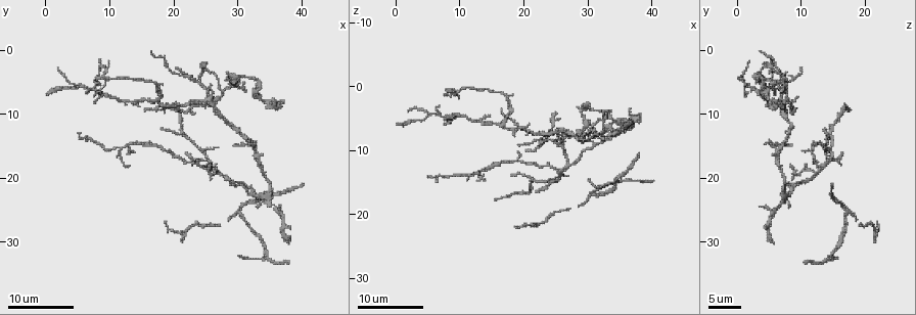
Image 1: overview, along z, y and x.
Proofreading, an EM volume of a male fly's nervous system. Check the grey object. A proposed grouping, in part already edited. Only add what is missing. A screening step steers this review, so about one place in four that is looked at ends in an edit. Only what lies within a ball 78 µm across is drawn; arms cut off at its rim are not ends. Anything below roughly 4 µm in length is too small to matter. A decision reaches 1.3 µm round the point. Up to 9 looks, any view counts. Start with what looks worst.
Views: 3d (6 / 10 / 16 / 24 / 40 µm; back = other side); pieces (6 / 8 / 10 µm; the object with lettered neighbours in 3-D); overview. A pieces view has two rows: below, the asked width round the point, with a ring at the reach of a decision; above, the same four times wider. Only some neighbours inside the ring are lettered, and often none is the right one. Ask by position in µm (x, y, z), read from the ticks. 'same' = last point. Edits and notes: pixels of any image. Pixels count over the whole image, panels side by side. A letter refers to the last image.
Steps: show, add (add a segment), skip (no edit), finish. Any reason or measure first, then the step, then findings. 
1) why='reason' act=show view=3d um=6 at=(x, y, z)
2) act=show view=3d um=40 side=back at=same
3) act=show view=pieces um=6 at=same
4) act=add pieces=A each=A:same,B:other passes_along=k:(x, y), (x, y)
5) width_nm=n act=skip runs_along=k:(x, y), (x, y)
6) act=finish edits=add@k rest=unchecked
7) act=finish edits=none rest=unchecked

why='free end' act=show view=3d um=24 at=(0.0, 7.0, 6.0)

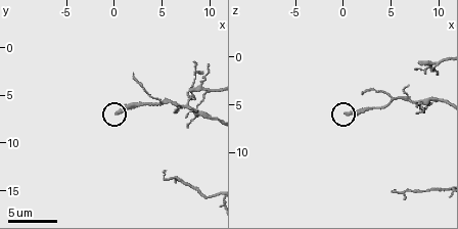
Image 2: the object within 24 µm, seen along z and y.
act=show view=3d um=6 at=(0.4, 7.0, 5.8)

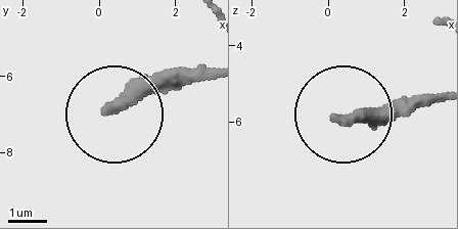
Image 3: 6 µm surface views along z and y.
why='see the neighbours' act=show view=pieces um=6 at=(0.35, 6.85, 5.95)

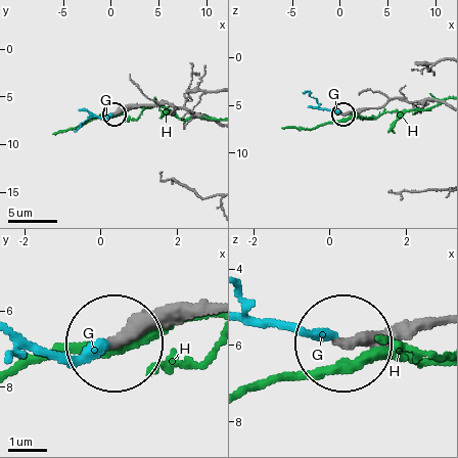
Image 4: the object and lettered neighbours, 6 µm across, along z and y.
act=add pieces=G each=G:same,H:other passes_along=4:(439, 316), (325, 335), (276, 323), (246, 296) found='it goes on there'

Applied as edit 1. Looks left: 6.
why='redraw' act=show view=overview

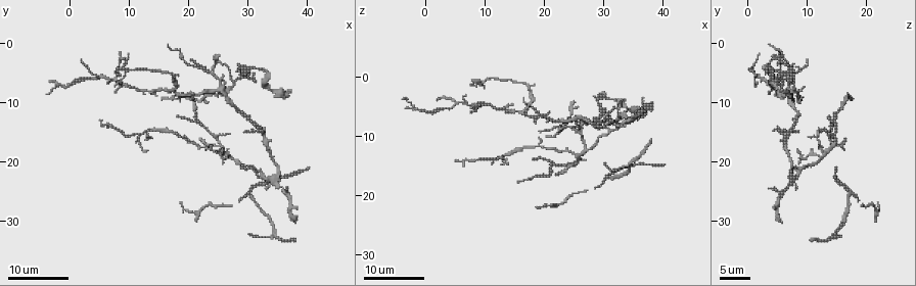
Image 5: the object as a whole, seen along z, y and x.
why='free end' act=show view=3d um=24 at=(22.5, 16.0, 16.5)

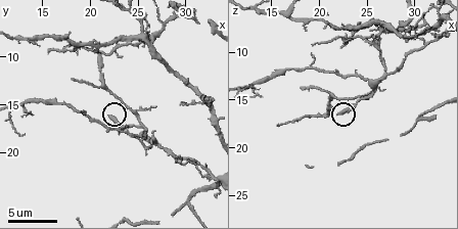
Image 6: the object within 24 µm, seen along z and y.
act=show view=pieces um=8 at=(22.2, 16.2, 16.2)

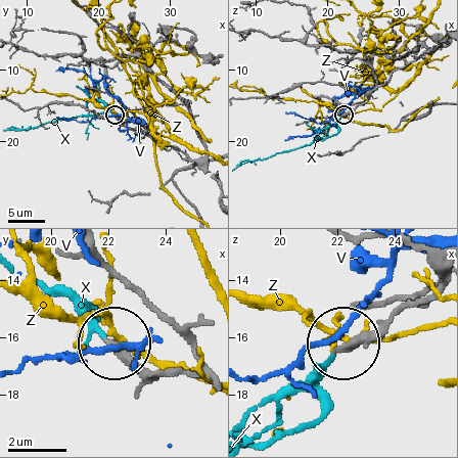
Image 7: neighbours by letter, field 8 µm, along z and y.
act=add pieces=X each=V:other,X:same,Z:other found='it goes on there'

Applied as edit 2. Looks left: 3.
why='long arm stops here' act=show view=3d um=6 at=(15.6, 9.2, 17.6)

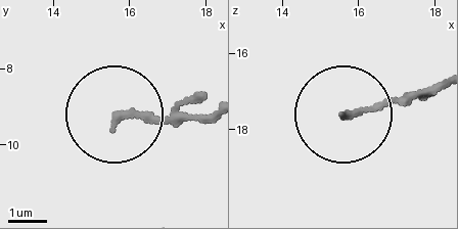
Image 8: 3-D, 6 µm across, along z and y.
act=show view=pieces um=6 at=(15.65, 9.35, 17.55)

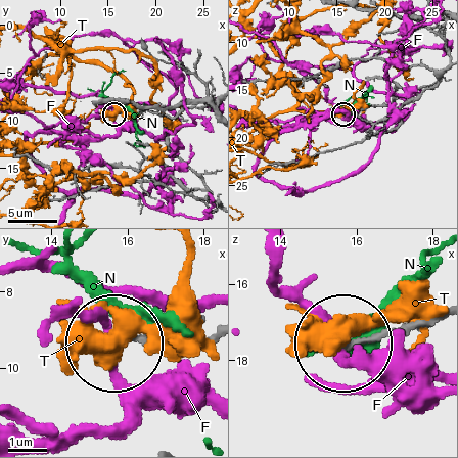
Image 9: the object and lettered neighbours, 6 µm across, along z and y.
act=skip each=F:other,N:other,T:other runs_along=9:(434, 320), (350, 342) found='no lettered segment goes on from it'

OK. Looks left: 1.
act=finish edits=add@4,add@7 rest=unchecked

